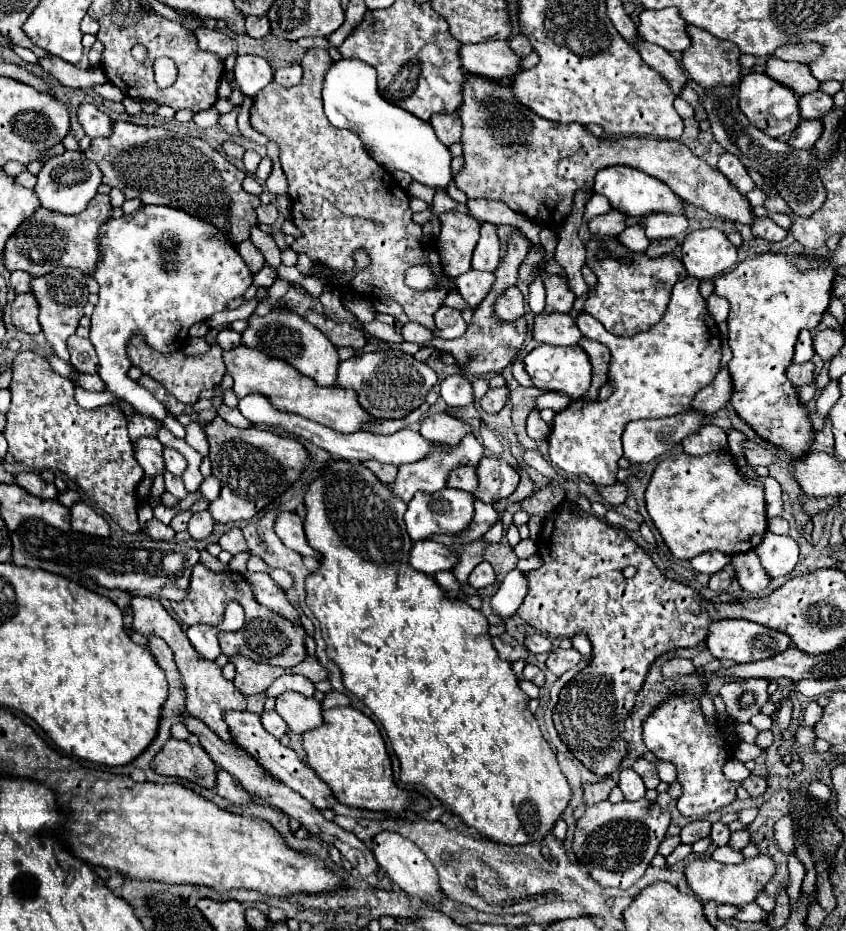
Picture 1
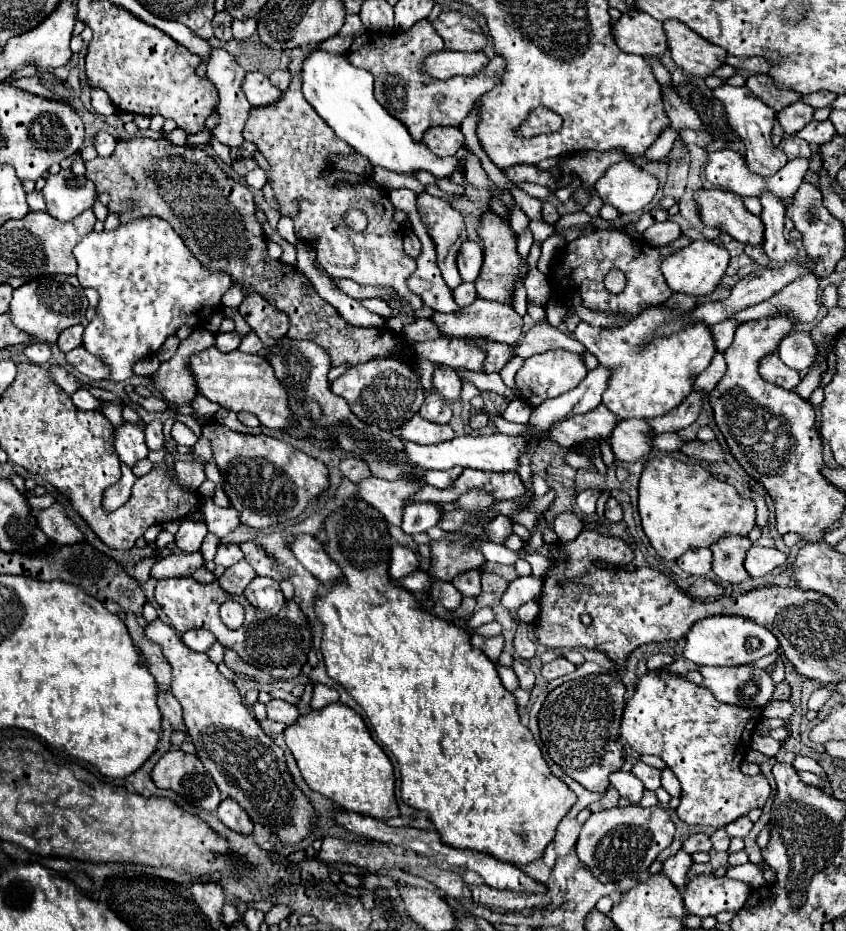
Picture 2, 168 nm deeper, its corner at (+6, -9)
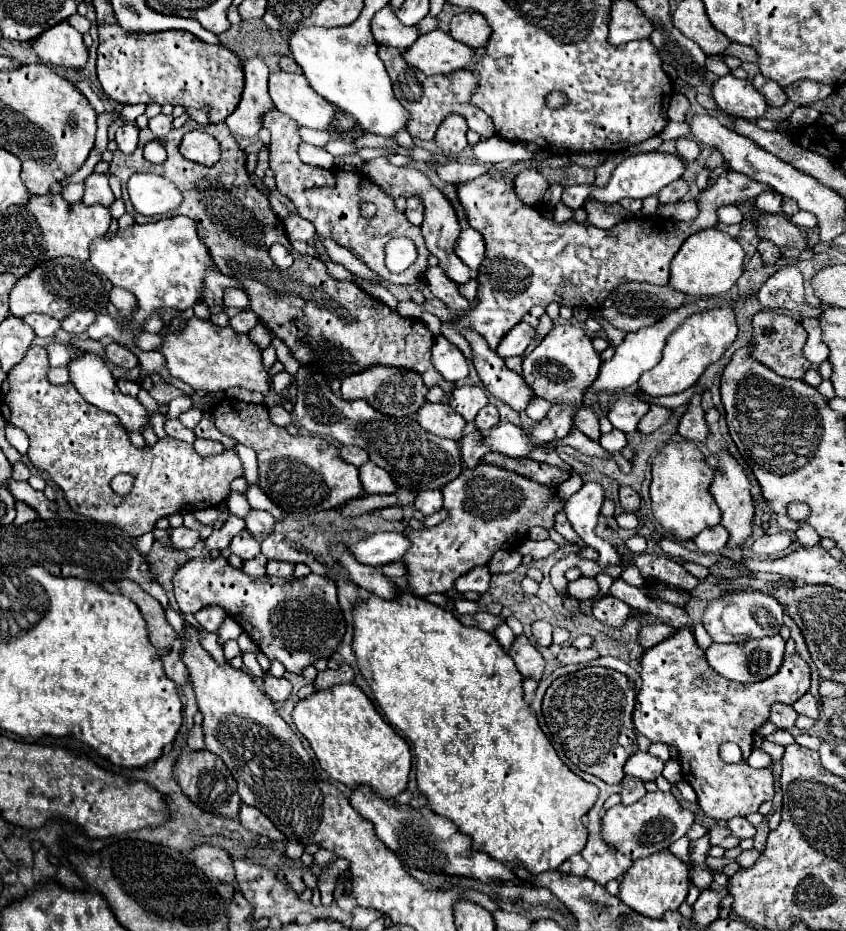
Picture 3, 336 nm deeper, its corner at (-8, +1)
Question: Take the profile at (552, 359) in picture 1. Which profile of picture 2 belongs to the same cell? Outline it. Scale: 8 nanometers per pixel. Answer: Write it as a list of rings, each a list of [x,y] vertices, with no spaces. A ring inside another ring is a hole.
[[[556,348],[556,350],[548,350],[542,354],[534,354],[530,358],[524,360],[524,366],[516,372],[516,388],[522,392],[522,398],[528,404],[540,404],[546,398],[556,398],[564,392],[574,390],[580,380],[584,380],[584,376],[588,374],[582,356],[568,352],[564,348]]]

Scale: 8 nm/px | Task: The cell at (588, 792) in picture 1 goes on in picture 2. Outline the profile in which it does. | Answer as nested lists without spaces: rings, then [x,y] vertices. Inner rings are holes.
[[[608,788],[608,792],[602,796],[602,800],[598,800],[598,802],[594,802],[592,806],[588,806],[592,812],[600,812],[600,810],[608,810],[608,808],[614,808],[616,804],[618,804],[618,800],[620,800],[620,794],[618,794],[618,790],[616,788]]]

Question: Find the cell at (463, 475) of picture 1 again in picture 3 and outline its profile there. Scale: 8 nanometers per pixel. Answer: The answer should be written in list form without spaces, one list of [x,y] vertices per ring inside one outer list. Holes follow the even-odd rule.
[[[472,432],[466,434],[458,446],[460,446],[460,454],[462,454],[462,462],[464,466],[476,466],[480,462],[480,458],[488,452],[484,446],[480,446],[480,432]]]

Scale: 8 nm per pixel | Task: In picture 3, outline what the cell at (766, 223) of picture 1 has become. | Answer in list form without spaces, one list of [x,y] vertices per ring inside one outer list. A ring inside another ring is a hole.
[[[760,240],[758,244],[758,254],[762,256],[762,262],[764,264],[774,264],[778,258],[780,258],[780,250],[776,244],[772,244],[770,240]]]

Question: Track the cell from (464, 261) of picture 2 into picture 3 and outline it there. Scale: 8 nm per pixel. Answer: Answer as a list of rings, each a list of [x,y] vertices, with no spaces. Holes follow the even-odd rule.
[[[472,228],[462,230],[460,240],[456,244],[456,254],[464,264],[470,266],[472,272],[478,272],[480,262],[486,258],[484,250],[486,250],[486,246],[484,246],[484,238],[480,238],[480,232],[476,232]]]

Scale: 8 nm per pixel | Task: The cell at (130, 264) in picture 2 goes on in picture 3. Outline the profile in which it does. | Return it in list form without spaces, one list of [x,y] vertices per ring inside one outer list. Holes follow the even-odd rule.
[[[186,216],[164,218],[150,224],[132,224],[124,230],[118,230],[116,236],[96,238],[90,246],[90,262],[114,286],[134,294],[136,308],[130,316],[120,314],[118,320],[112,316],[98,316],[86,334],[94,340],[112,338],[114,342],[130,348],[136,346],[136,338],[142,334],[148,318],[162,318],[166,308],[184,312],[200,302],[204,294],[206,272],[216,270],[208,248],[196,234],[196,222]]]

